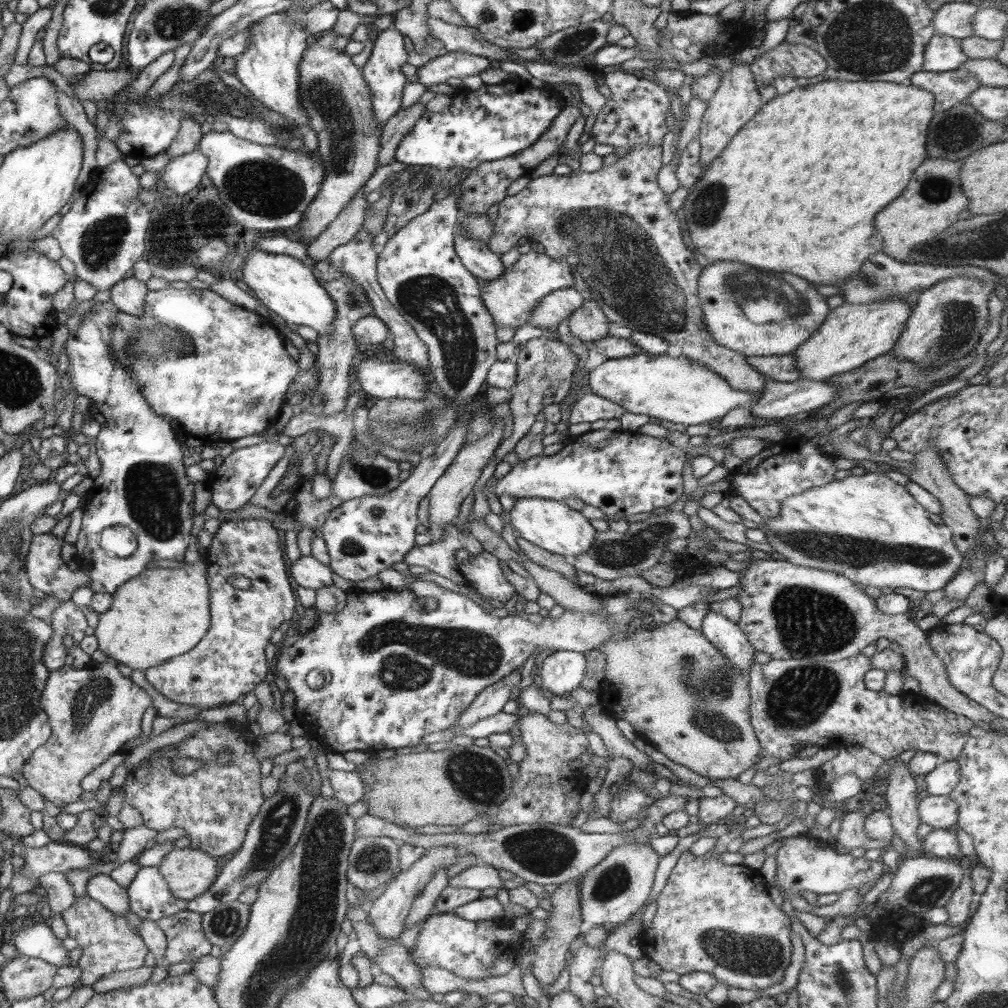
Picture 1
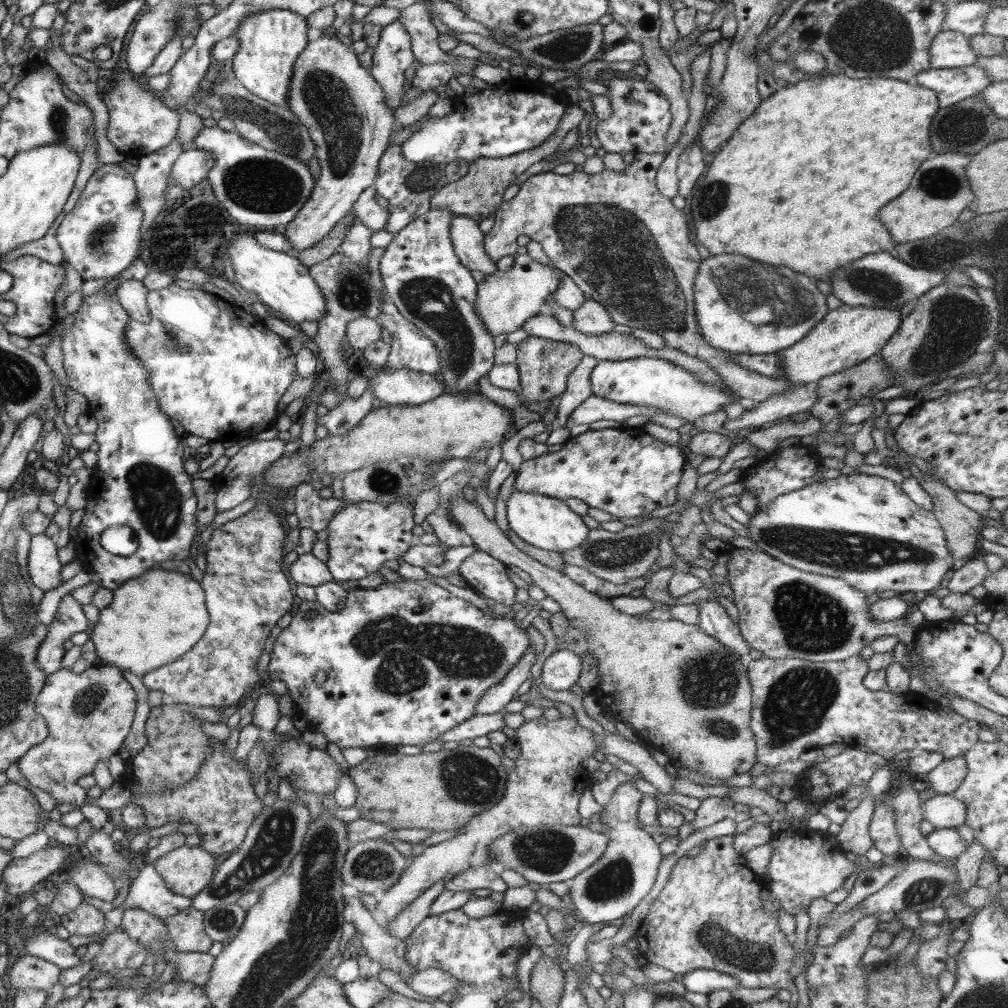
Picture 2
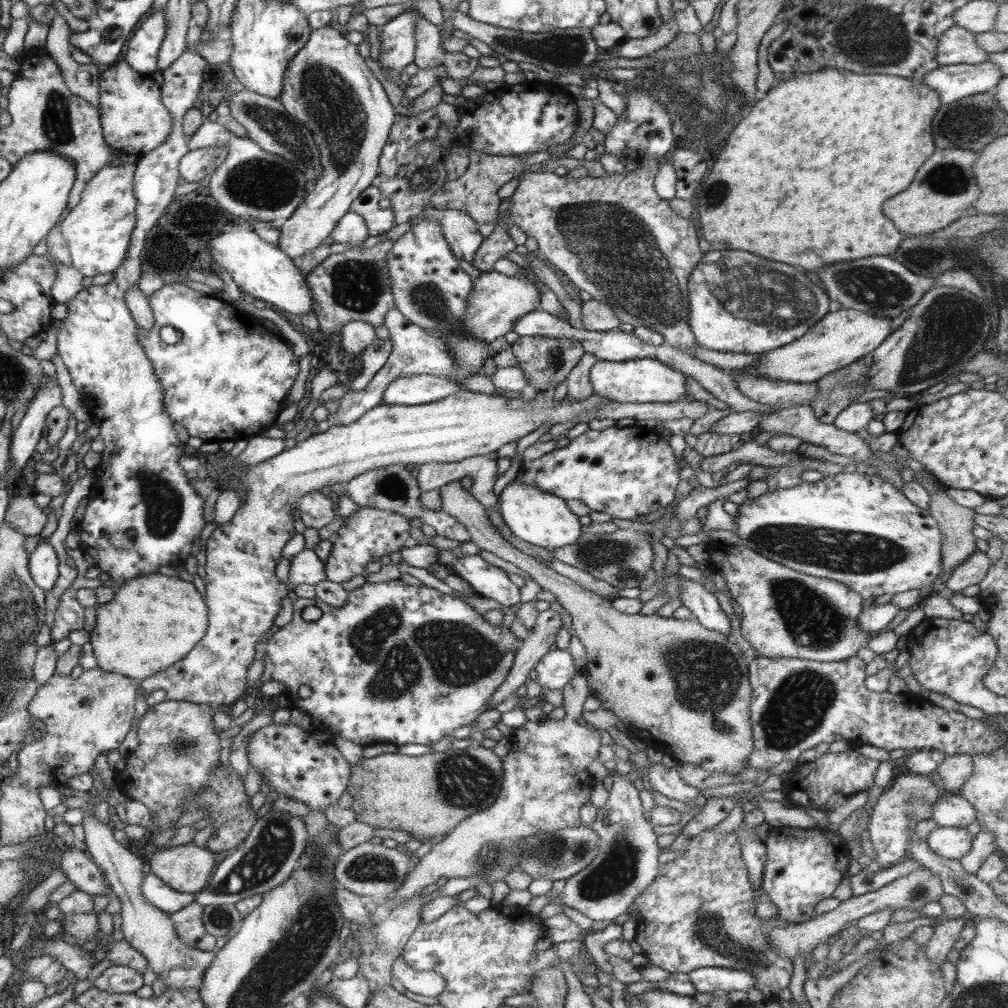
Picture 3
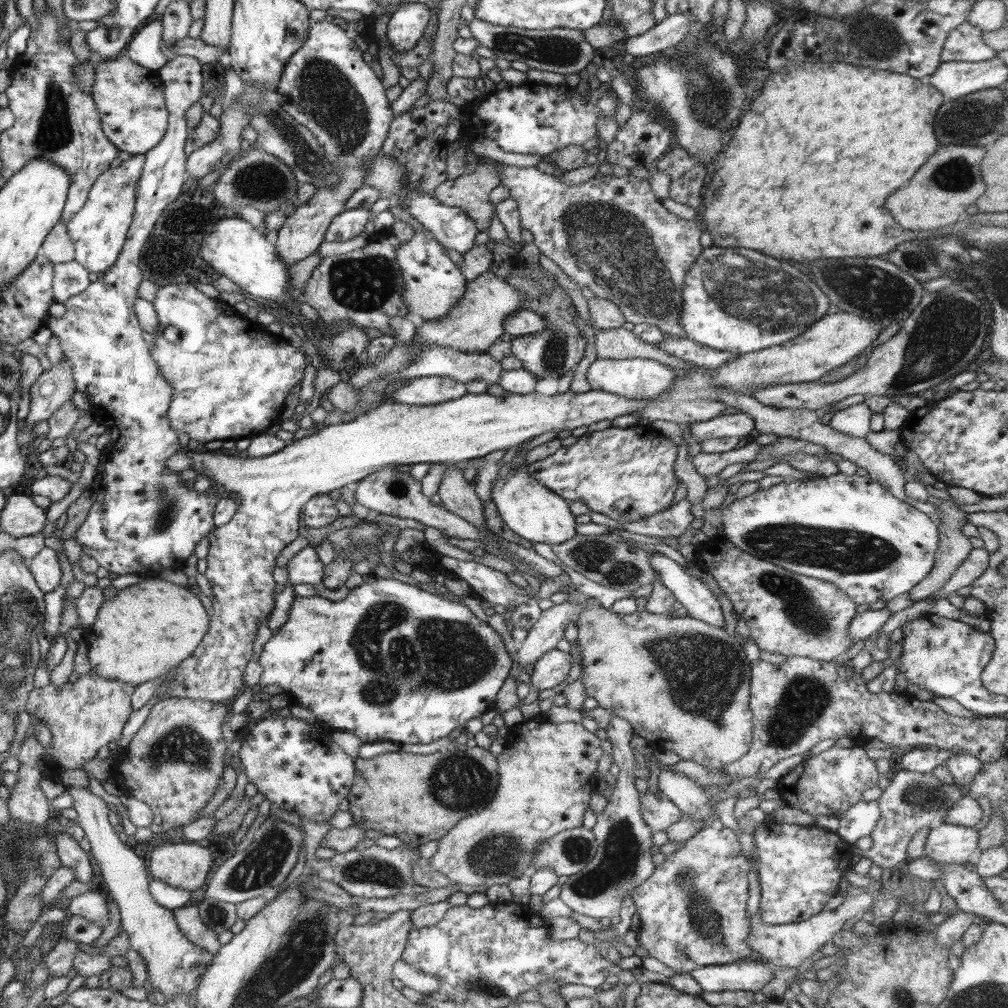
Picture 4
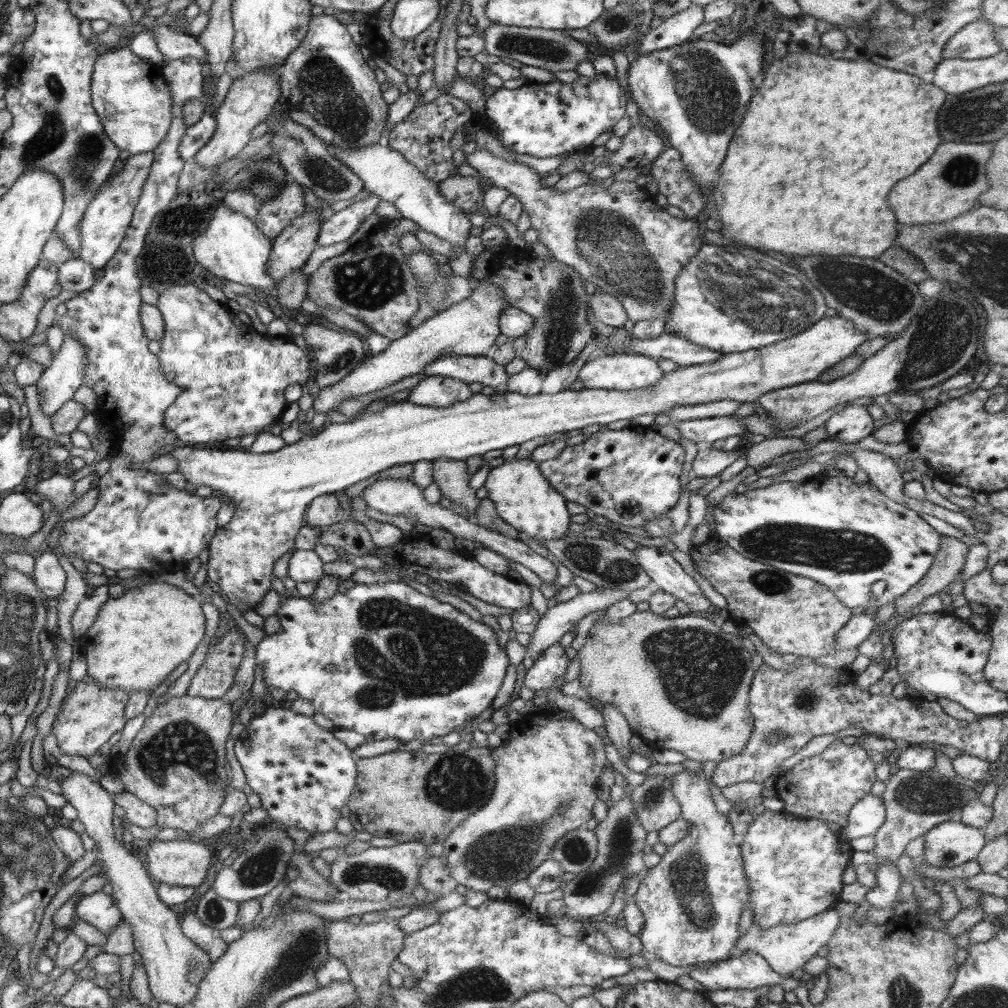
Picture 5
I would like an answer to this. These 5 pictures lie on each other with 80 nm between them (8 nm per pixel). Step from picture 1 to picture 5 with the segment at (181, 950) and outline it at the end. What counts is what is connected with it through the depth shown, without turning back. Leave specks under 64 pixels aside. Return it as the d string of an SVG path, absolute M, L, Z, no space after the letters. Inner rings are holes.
M190 911L184 913L181 929L194 944L197 944L208 953L208 957L212 959L212 962L218 961L227 951L229 944L220 937L220 930L204 924Z

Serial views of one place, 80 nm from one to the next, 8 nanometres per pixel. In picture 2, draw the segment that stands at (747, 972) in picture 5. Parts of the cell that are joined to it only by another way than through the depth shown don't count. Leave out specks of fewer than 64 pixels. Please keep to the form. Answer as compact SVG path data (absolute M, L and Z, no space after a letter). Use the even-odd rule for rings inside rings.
M696 970L684 975L682 983L687 992L704 994L706 997L714 991L733 991L738 987L738 980L730 974L714 970Z

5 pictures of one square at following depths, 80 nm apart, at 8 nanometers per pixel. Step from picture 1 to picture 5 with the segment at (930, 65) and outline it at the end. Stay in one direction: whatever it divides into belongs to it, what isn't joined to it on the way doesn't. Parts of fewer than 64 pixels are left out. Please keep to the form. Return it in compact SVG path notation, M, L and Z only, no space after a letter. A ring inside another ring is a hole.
M986 20L966 24L944 47L943 59L976 60L998 55L1001 48L994 38L994 30L994 26Z

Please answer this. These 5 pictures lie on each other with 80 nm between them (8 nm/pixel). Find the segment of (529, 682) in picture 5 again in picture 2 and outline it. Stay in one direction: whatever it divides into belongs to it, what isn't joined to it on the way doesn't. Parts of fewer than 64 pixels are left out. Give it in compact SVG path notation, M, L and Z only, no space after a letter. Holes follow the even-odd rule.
M568 649L554 651L545 659L538 682L556 692L573 689L573 684L580 678L582 661Z

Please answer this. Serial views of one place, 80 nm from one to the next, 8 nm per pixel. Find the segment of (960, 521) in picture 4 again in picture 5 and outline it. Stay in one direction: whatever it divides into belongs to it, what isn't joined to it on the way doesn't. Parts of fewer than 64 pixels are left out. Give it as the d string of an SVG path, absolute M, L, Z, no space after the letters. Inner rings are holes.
M942 536L940 549L930 570L918 584L893 601L895 616L908 614L913 608L922 604L926 597L944 591L953 580L959 578L966 563L968 550L970 546L962 543L960 539Z

